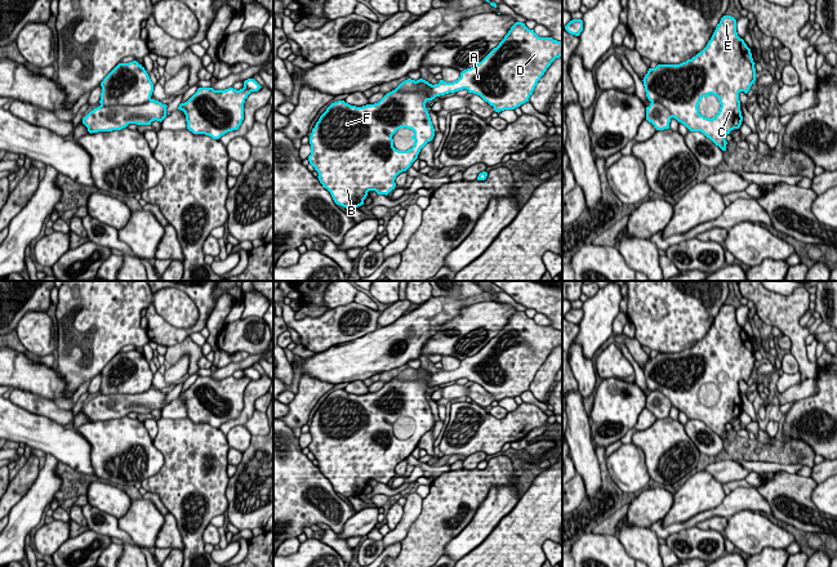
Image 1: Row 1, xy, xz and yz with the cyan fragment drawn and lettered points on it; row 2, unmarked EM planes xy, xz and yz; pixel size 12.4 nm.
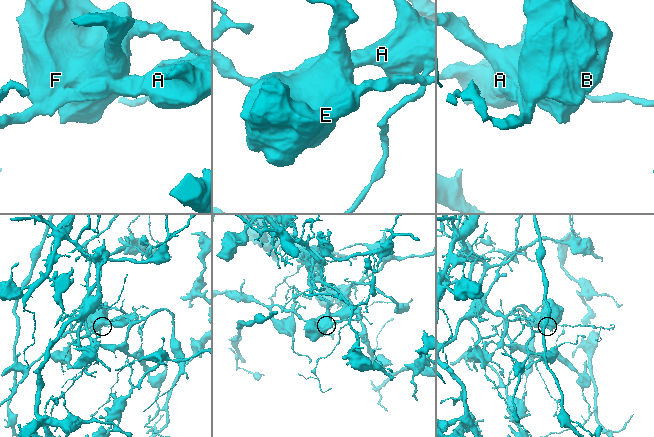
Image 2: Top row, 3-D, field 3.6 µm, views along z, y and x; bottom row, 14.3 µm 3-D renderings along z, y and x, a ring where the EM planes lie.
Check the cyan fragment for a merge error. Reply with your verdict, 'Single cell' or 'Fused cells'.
Fused cells

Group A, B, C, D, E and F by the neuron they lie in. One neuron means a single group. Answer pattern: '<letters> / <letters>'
A D / B C E F

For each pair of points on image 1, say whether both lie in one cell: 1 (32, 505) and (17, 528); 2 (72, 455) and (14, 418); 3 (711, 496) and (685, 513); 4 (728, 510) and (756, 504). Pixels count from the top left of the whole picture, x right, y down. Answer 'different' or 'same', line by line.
1: same
2: same
3: same
4: same

